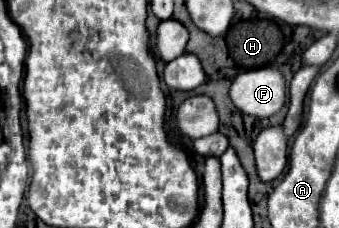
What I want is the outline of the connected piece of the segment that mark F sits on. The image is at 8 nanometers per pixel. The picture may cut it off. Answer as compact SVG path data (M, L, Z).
M273 67L243 71L235 77L229 97L237 111L267 119L285 105L285 79Z

